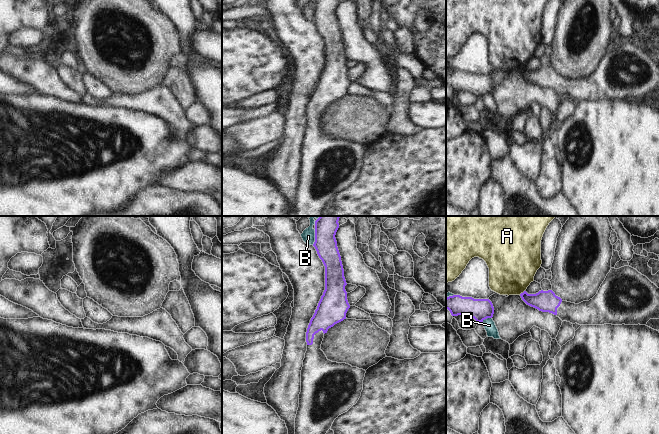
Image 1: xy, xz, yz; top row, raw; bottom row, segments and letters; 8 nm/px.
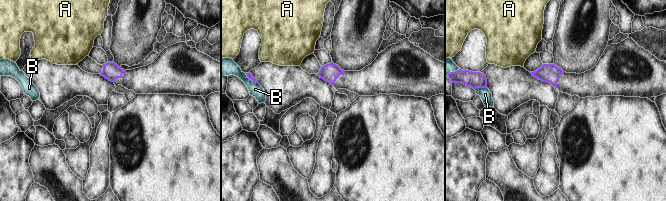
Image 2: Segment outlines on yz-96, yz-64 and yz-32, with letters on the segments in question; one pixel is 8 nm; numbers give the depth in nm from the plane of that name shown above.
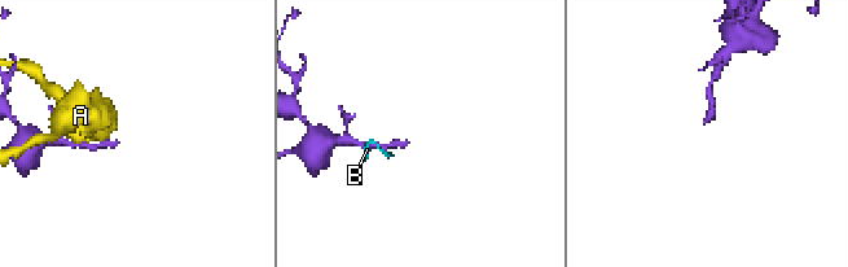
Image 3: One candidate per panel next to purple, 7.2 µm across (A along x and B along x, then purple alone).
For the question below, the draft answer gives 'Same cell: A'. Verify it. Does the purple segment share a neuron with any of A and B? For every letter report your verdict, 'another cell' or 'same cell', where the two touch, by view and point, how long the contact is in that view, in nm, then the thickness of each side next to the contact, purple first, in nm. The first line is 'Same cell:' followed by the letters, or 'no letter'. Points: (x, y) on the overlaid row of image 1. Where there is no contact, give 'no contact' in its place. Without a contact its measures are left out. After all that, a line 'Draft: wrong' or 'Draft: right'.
Same cell: no letter
A: another cell; meets purple in yz at (521, 293); contact 60 nm long; 180 nm thick on the purple side, 400 nm on the other
B: another cell; meets purple in xz at (315, 237); contact 130 nm long; 190 nm thick on the purple side, 110 nm on the other
Draft: wrong

